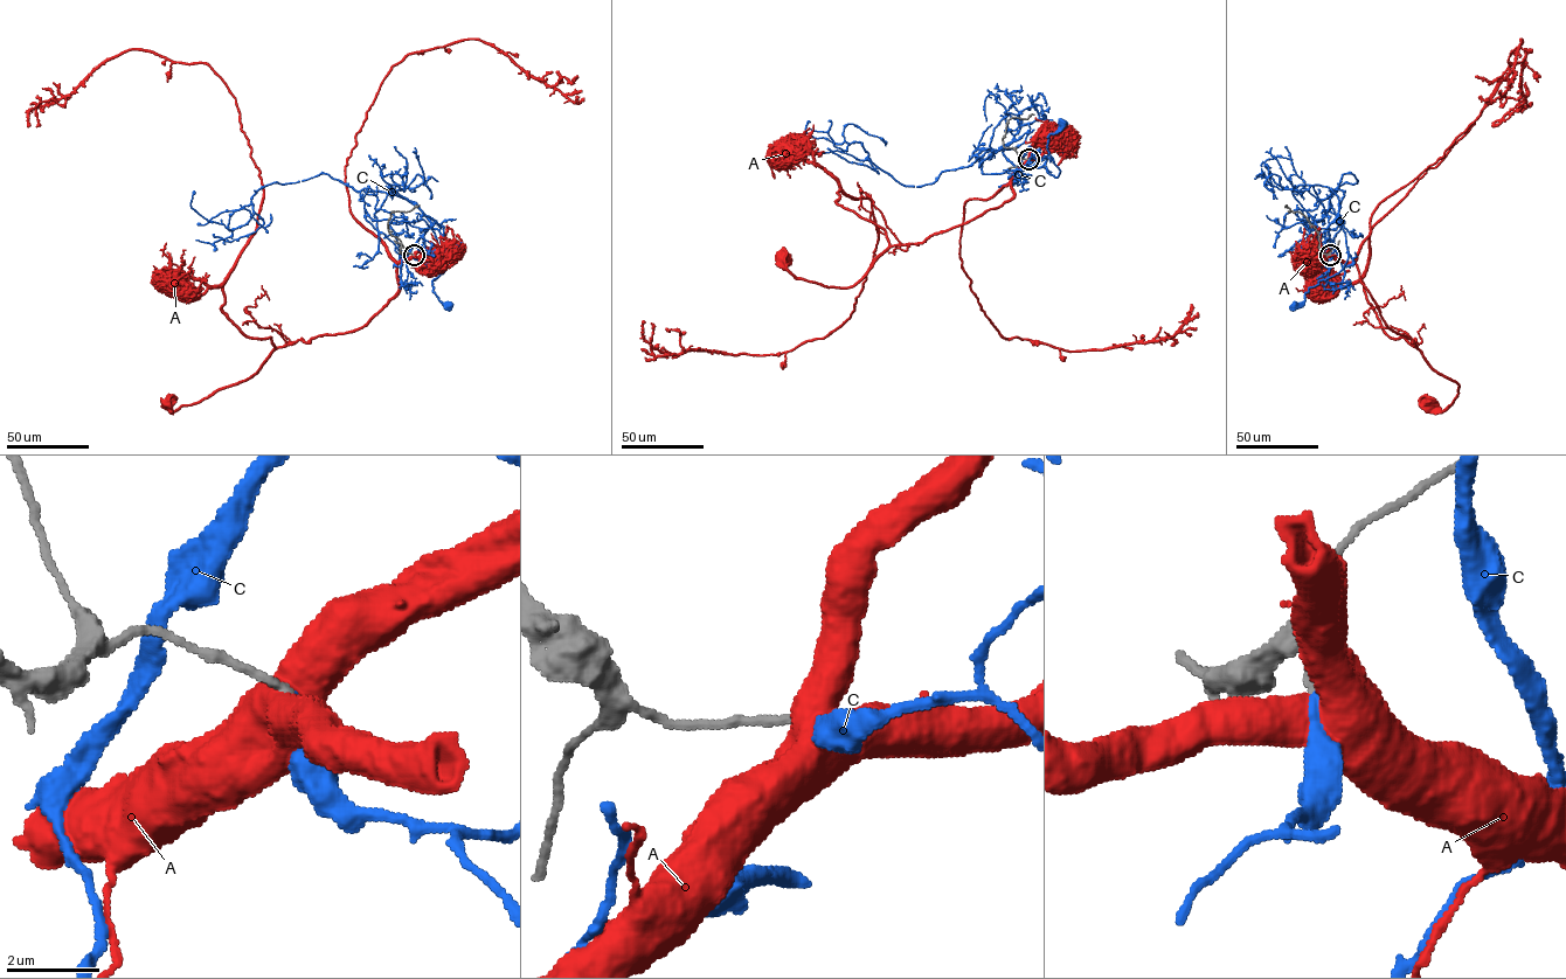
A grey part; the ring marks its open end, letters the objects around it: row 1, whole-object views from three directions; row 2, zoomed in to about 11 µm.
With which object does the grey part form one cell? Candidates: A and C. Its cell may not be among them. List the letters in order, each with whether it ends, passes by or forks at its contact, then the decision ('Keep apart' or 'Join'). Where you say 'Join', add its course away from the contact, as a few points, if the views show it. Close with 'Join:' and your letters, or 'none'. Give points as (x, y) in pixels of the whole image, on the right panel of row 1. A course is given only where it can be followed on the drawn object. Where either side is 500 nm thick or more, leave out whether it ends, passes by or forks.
A: Keep apart
C: It ends there. Join. Its course: (1330, 255), (1330, 259), (1321, 244), (1335, 222), (1345, 234), (1346, 262), (1294, 306)
Join: C

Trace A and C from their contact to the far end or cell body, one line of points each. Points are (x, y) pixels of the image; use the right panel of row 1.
A: (1330, 255), (1355, 263), (1387, 325), (1414, 340), (1427, 362), (1459, 384), (1457, 395), (1442, 410), (1426, 402)
C: (1330, 255), (1330, 259), (1321, 244), (1335, 222), (1345, 234), (1346, 262), (1294, 306)

